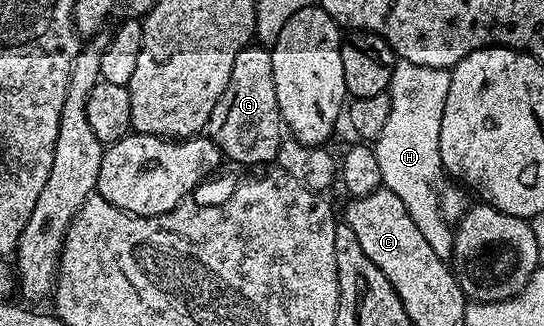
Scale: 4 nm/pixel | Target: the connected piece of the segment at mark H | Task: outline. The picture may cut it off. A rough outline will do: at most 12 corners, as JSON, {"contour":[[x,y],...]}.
{"contour":[[396,59],[389,118],[373,149],[437,258],[448,69]]}

